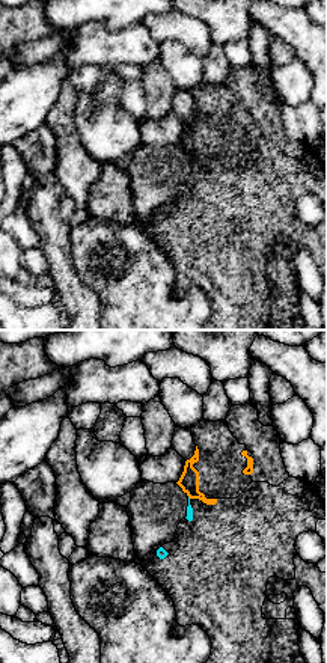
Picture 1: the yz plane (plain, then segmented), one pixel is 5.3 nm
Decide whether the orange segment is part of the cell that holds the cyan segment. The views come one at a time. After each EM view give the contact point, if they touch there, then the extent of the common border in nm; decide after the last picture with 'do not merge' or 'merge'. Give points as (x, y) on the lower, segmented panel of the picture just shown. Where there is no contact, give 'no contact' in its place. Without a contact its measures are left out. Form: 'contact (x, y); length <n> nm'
no contact

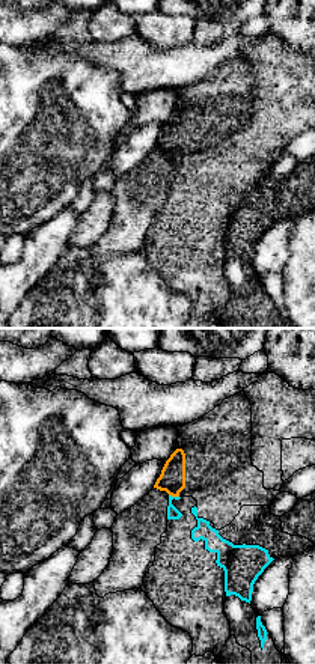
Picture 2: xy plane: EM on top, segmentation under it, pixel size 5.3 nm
contact (174, 497); length 60 nm

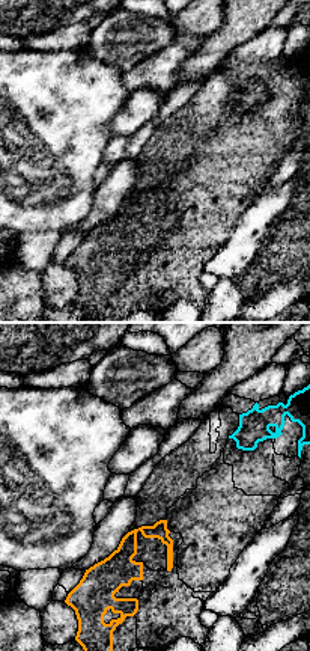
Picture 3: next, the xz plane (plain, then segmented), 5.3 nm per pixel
no contact

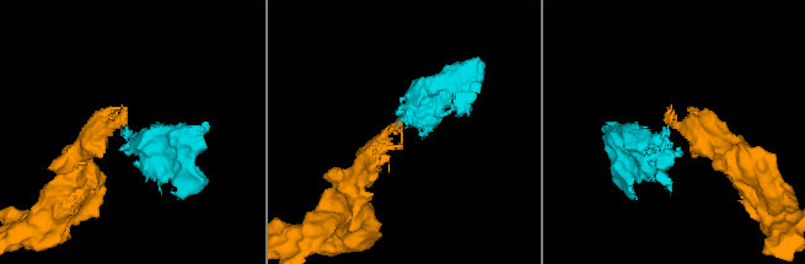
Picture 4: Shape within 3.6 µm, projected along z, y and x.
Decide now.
do not merge

